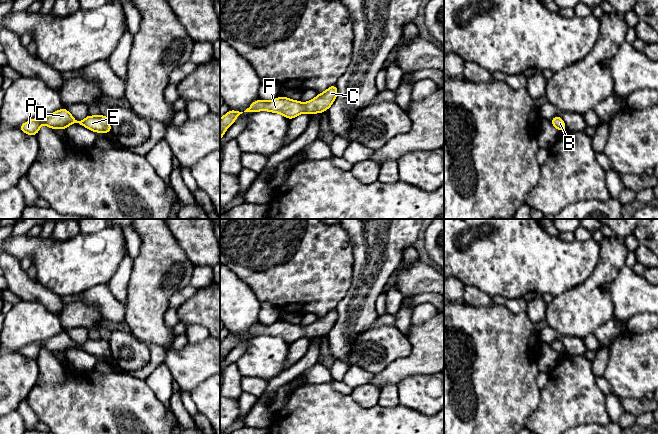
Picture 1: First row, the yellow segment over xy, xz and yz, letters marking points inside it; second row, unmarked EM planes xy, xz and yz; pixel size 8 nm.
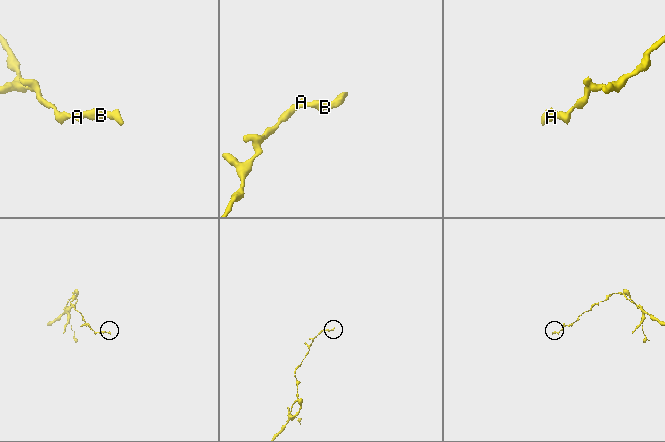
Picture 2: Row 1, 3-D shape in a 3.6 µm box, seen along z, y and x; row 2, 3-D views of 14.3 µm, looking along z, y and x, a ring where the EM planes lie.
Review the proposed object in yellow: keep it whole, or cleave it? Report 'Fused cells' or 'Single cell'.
Single cell

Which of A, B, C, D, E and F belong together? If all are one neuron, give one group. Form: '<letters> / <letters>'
A B C D E F

